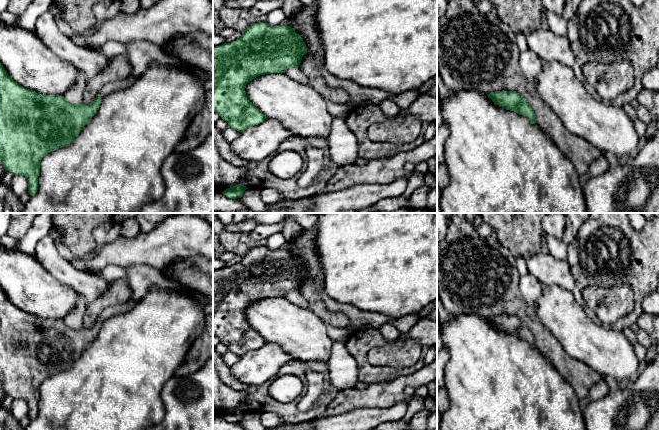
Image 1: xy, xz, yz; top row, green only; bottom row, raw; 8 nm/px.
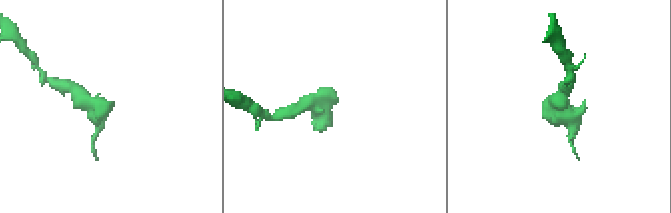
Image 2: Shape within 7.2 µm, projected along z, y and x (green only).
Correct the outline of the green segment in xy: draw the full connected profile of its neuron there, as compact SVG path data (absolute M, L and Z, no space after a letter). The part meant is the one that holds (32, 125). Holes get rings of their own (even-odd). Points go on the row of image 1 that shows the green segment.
M0 63L0 162L6 171L13 175L23 175L28 181L28 193L33 196L38 190L38 177L40 174L40 162L48 153L70 144L81 132L90 118L100 107L104 97L114 91L126 89L130 86L129 80L118 80L104 85L95 100L87 104L71 104L64 96L42 95L27 89L15 82Z

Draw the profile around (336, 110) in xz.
M326 101L328 112L333 118L347 116L350 109L346 105L338 104L332 101Z

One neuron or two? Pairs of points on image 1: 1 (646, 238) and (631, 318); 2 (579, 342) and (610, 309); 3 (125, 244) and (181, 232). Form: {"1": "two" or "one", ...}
{"1": "one", "2": "two", "3": "one"}

